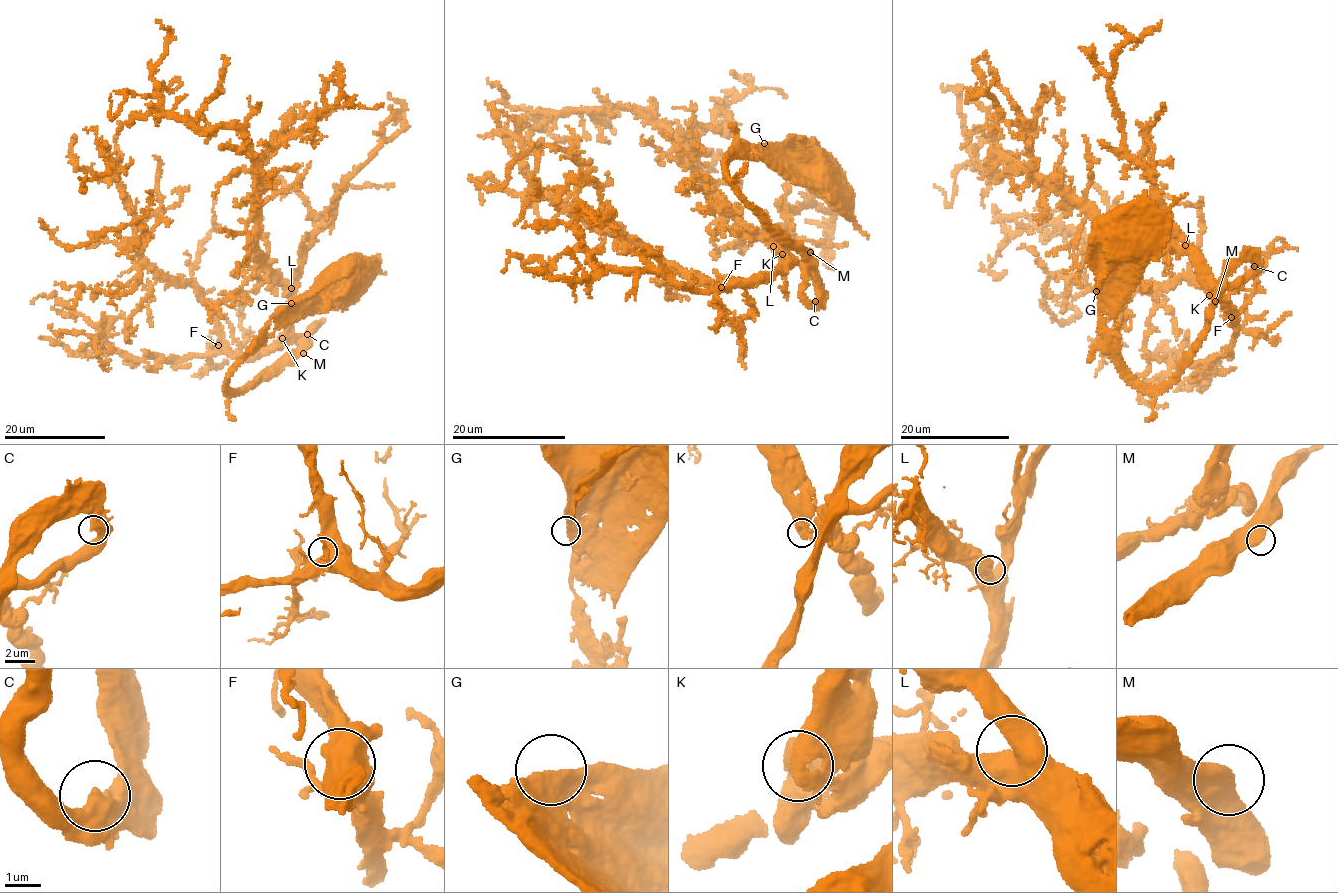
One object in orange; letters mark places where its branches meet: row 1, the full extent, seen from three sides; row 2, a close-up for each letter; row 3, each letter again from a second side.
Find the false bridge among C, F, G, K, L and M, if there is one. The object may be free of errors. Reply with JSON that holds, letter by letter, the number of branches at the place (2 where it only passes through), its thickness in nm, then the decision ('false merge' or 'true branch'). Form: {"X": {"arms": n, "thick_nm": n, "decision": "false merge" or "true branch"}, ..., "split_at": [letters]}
{"C": {"arms": 1, "thick_nm": 650, "decision": "true branch"}, "F": {"arms": 1, "thick_nm": 800, "decision": "true branch"}, "G": {"arms": 1, "thick_nm": 650, "decision": "true branch"}, "K": {"arms": 1, "thick_nm": 650, "decision": "true branch"}, "L": {"arms": 1, "thick_nm": 850, "decision": "true branch"}, "M": {"arms": 1, "thick_nm": 700, "decision": "true branch"}, "split_at": []}

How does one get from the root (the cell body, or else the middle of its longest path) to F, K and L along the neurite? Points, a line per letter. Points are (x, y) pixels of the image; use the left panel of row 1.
F: (348, 275), (271, 319), (228, 374), (229, 390), (247, 388), (303, 341), (249, 358), (218, 345)
K: (348, 275), (326, 277), (272, 317), (265, 333), (228, 374), (229, 390), (247, 388), (303, 341), (281, 338)
L: (348, 275), (326, 277), (272, 317), (228, 374), (229, 390), (247, 388), (302, 343), (290, 333), (291, 288)

